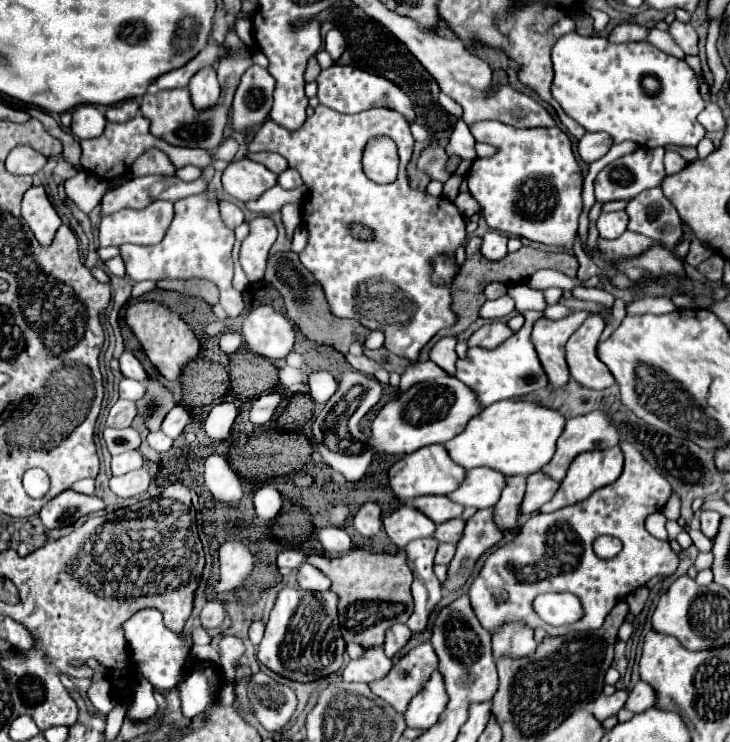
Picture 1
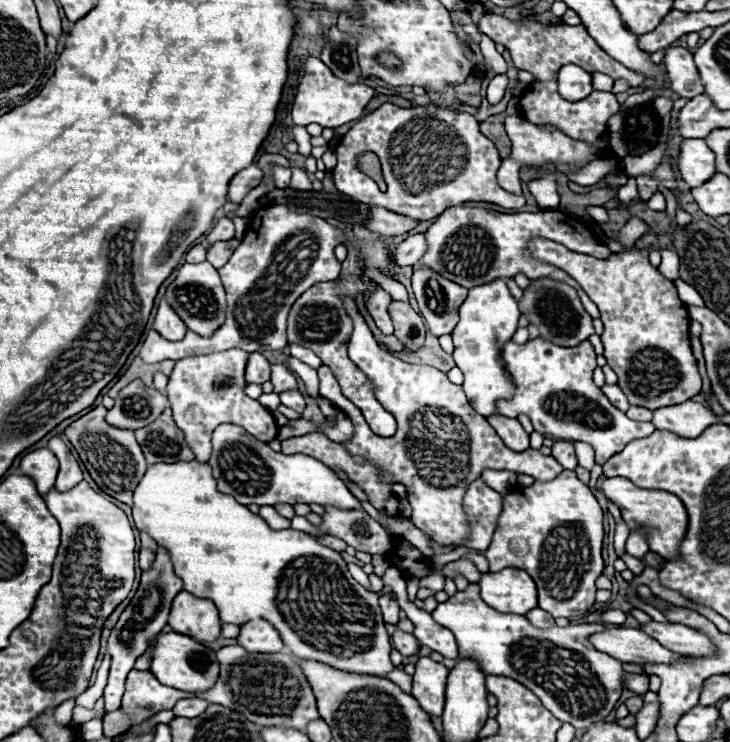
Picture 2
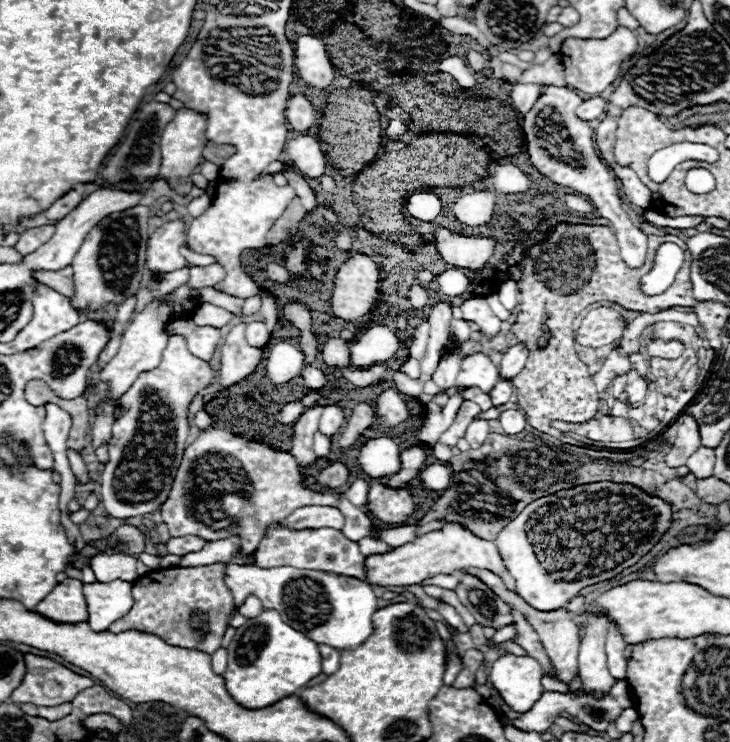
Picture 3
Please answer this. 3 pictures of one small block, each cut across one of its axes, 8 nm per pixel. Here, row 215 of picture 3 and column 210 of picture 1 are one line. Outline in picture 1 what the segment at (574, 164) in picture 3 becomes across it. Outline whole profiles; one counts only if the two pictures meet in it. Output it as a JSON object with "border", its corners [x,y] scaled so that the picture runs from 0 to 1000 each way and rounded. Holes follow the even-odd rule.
{"border":[[[285,809],[274,825],[279,846],[299,846],[310,833],[310,814],[301,809]]]}

